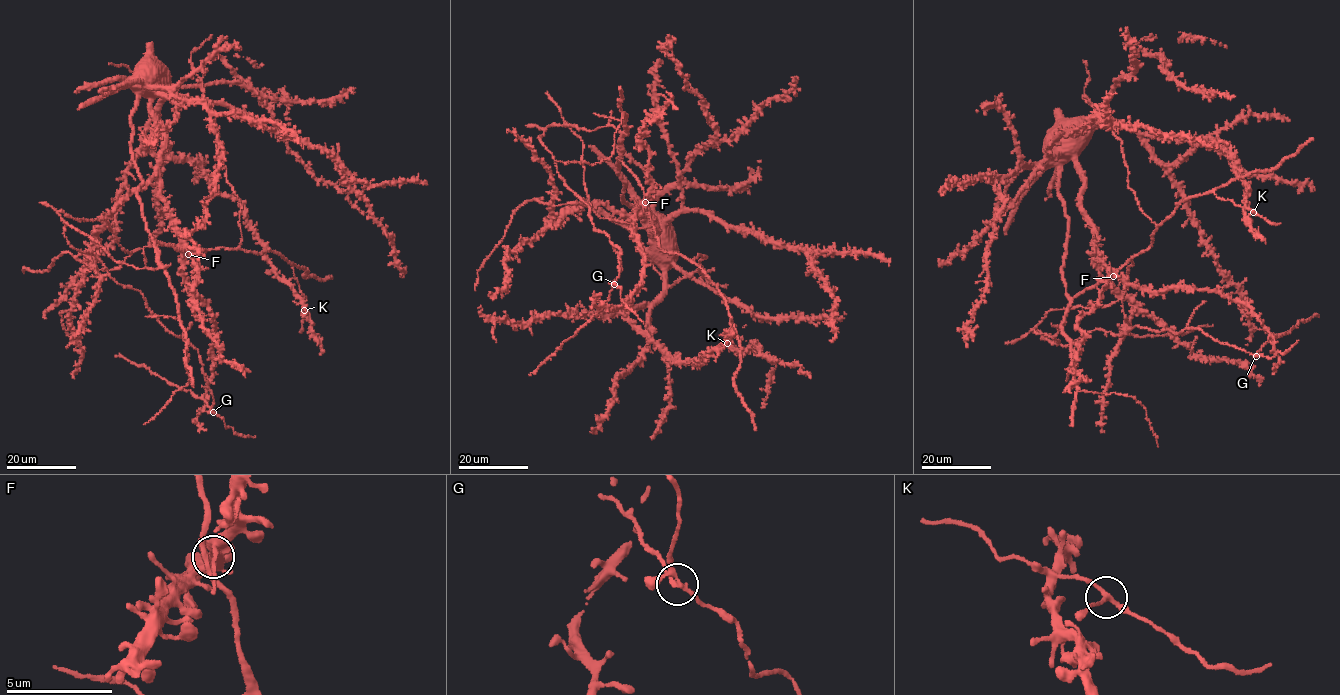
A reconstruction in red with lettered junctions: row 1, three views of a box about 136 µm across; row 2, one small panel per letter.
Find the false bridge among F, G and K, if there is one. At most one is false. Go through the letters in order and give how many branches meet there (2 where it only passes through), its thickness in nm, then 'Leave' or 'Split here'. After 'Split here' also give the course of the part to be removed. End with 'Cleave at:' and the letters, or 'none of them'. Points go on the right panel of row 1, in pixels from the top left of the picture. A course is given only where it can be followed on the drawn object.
F: Branches: 4. Thickness 240 nm. Leave
G: Branches: 4. Thickness 170 nm. Split here
K: Branches: 3. Thickness 170 nm. Leave
Cleave at: G

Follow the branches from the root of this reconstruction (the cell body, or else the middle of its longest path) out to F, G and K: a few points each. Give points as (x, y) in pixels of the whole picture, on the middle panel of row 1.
F: (670, 227), (653, 237), (650, 231), (656, 229), (650, 216), (640, 215), (635, 207), (640, 201), (645, 202)
G: (670, 227), (623, 202), (615, 128), (546, 128), (538, 137), (559, 177), (621, 249), (614, 284)
K: (670, 227), (677, 257), (666, 271), (665, 291), (628, 310), (628, 322), (678, 362), (698, 364), (727, 343)

